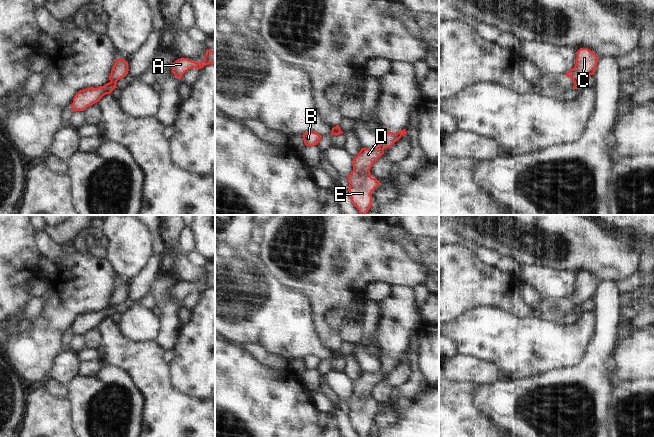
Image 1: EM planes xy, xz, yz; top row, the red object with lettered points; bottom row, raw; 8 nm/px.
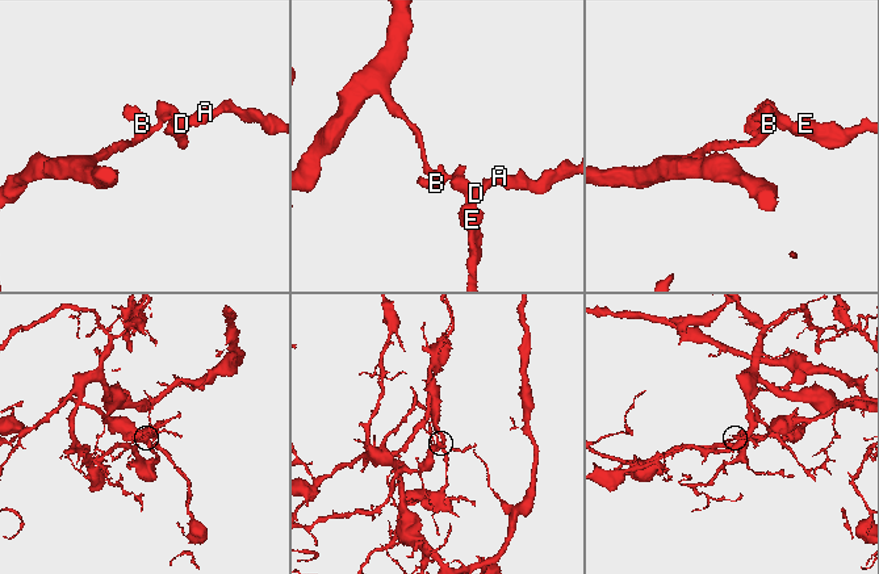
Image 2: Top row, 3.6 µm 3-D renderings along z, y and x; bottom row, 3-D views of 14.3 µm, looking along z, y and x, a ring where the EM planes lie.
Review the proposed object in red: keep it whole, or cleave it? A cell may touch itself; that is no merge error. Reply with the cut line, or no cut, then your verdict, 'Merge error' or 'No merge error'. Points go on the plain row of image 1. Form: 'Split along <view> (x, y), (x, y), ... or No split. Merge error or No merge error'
Split along yz (582, 305), (574, 306). Merge error.

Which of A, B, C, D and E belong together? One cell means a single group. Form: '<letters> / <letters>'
A C D E / B

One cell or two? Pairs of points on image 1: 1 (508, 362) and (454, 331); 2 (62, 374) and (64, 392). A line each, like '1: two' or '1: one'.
1: one
2: two

